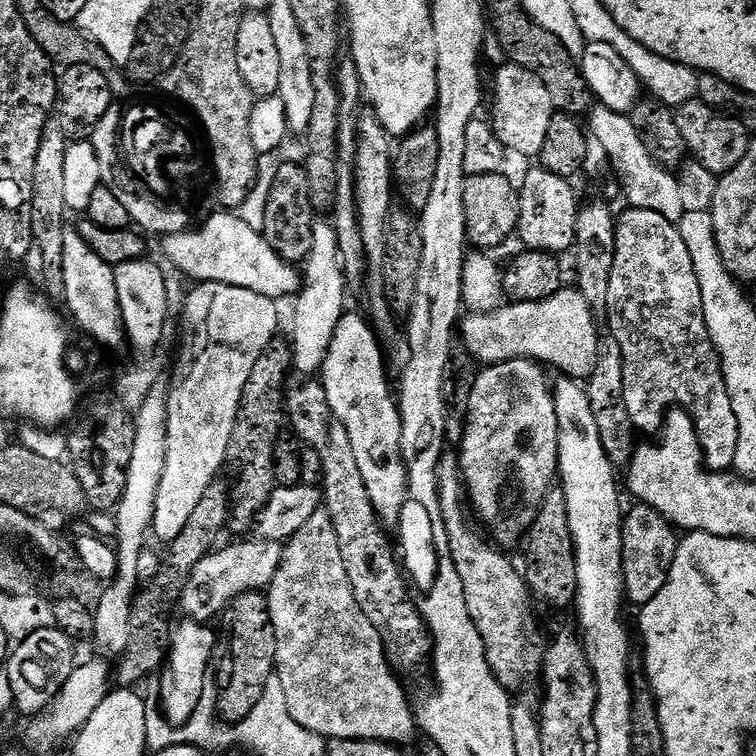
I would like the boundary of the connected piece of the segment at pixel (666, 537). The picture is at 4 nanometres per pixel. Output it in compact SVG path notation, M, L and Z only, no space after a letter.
M633 503L633 508L627 509L622 520L622 570L624 571L624 594L629 601L636 606L643 606L666 586L672 564L676 560L676 546L678 543L677 529L658 510L651 508L649 504Z

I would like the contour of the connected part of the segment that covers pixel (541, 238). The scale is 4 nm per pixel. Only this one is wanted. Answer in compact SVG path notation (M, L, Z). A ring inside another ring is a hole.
M535 166L524 176L524 181L519 181L518 191L520 194L520 226L518 229L518 240L521 240L525 249L534 252L550 252L561 254L573 247L576 243L575 226L578 225L578 218L582 207L581 201L576 201L576 192L572 189L573 181L564 179L550 170Z

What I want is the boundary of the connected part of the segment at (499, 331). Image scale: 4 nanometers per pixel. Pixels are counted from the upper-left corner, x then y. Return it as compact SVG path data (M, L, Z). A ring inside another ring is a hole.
M561 287L550 298L538 302L501 305L492 312L467 313L460 323L460 335L468 352L481 365L528 357L533 361L554 364L560 374L577 382L588 378L598 362L600 332L589 301L575 287Z

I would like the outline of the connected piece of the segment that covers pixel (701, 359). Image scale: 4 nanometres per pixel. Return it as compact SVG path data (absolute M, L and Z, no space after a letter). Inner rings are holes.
M629 207L627 211L622 214L619 213L618 219L615 221L616 253L614 254L613 269L610 271L608 307L606 311L608 326L606 328L621 346L625 378L624 400L629 416L633 420L633 426L640 432L659 433L665 416L675 407L683 408L692 415L692 420L696 423L696 433L704 451L704 463L713 472L731 469L736 463L736 455L738 454L738 418L734 418L734 406L730 406L730 394L726 390L724 371L720 365L720 355L717 354L714 342L708 333L704 307L702 306L702 290L698 286L698 274L694 274L694 262L690 262L690 250L686 250L686 242L682 242L682 234L679 227L671 224L666 218L662 218L662 214L654 214L654 210L642 210L634 207Z

